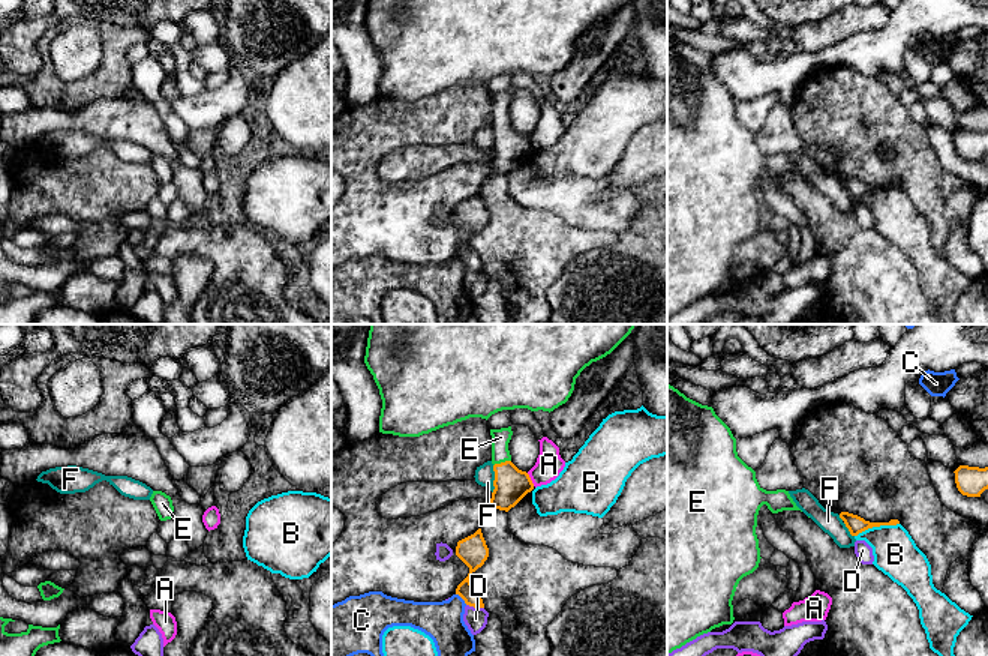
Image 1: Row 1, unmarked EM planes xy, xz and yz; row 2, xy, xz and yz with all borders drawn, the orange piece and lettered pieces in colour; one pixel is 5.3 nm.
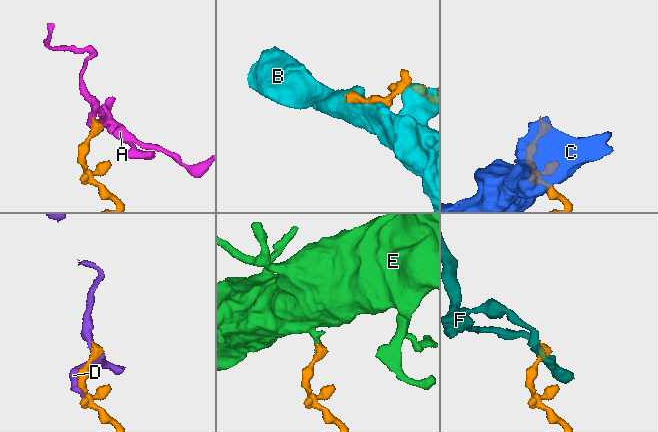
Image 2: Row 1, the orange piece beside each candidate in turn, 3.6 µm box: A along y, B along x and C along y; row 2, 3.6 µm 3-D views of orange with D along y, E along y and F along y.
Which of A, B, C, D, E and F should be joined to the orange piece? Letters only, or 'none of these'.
E

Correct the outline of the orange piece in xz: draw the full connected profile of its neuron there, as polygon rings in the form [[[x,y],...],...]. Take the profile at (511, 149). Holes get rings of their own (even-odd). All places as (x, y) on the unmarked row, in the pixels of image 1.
[[[511,90],[490,93],[492,99],[492,128],[495,135],[493,156],[490,170],[493,173],[508,176],[528,156],[534,153],[534,147],[526,135],[519,134],[511,126],[508,107],[511,104]]]

